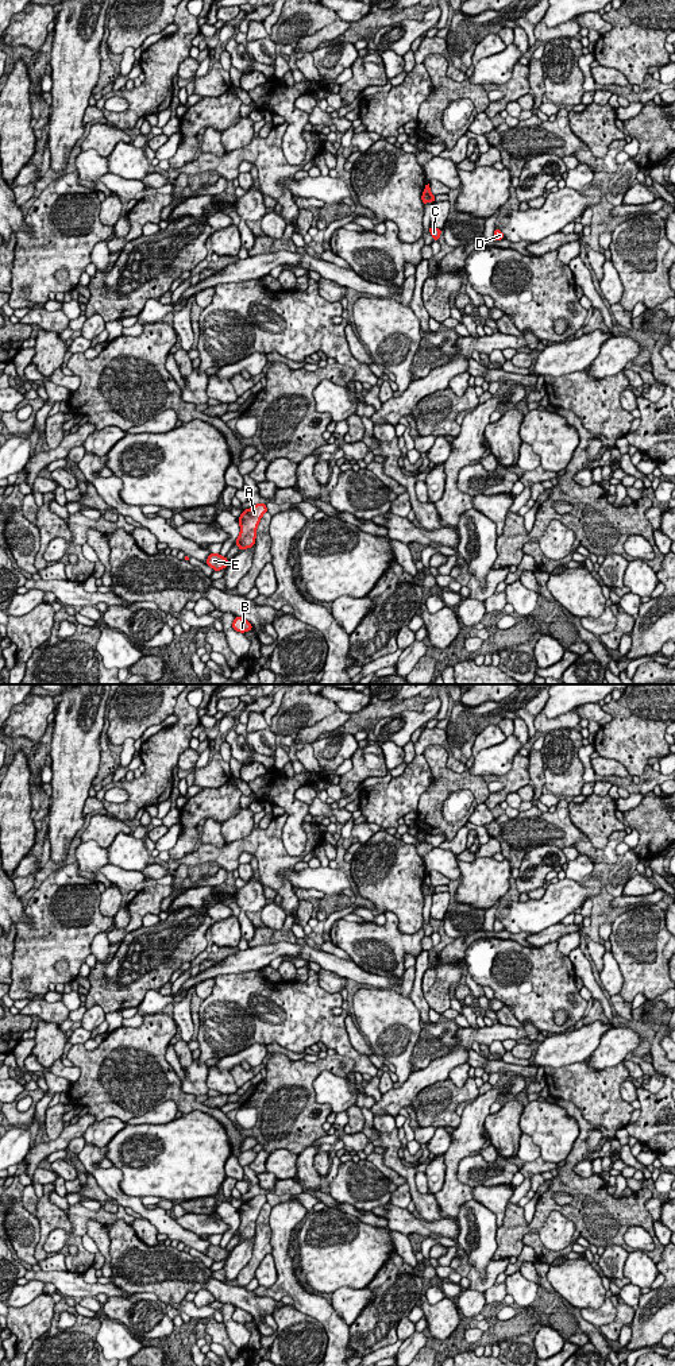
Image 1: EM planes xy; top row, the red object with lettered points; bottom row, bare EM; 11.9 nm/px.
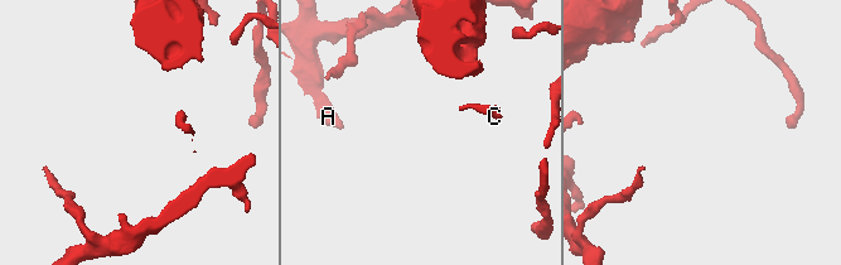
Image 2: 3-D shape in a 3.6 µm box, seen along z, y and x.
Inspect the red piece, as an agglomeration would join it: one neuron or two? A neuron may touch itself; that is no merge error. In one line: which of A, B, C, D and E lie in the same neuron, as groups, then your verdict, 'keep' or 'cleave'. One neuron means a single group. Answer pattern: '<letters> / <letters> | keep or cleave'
A B D E / C | cleave

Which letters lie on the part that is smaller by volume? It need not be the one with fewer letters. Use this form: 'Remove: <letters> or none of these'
Remove: C

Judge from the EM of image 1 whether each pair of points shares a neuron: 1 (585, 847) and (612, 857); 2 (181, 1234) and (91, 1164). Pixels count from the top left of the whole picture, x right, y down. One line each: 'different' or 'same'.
1: same
2: same

